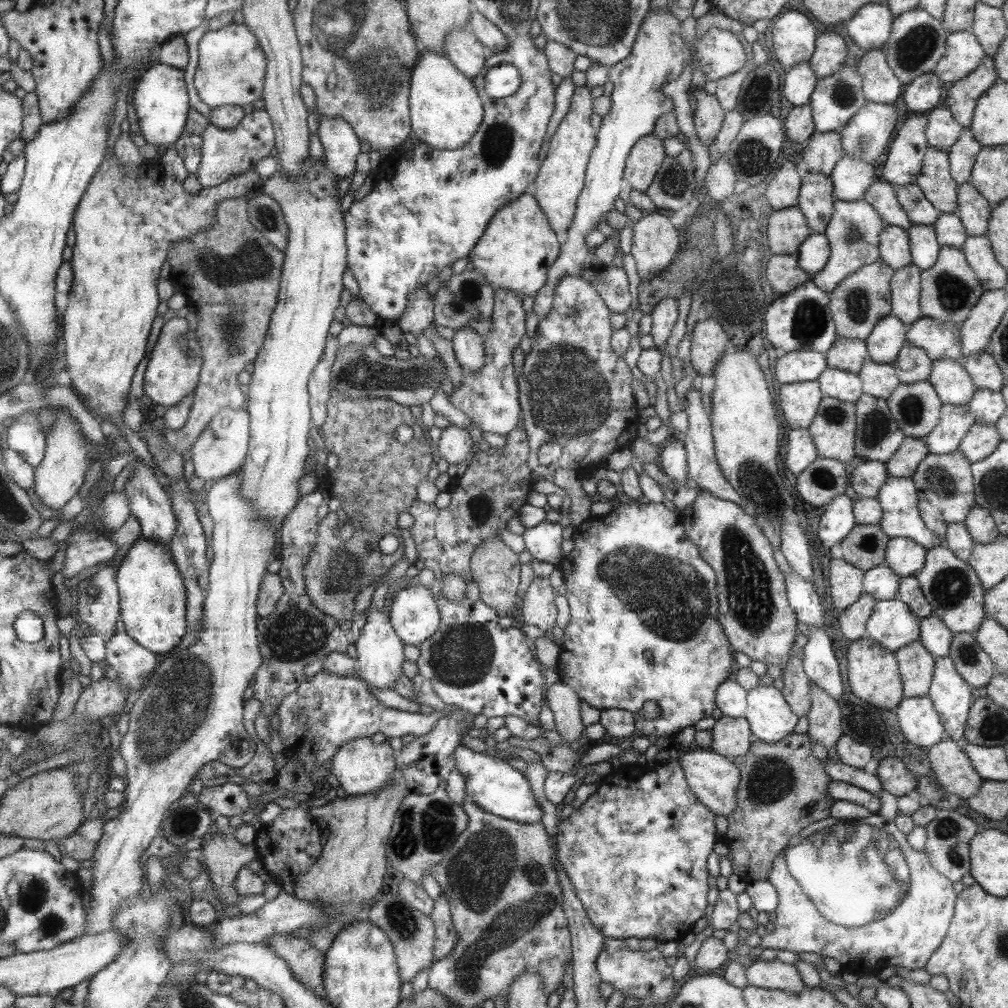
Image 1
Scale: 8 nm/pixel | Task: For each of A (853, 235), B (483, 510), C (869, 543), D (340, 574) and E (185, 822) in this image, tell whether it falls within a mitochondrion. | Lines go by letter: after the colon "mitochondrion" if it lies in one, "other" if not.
A: mitochondrion
B: mitochondrion
C: other
D: mitochondrion
E: mitochondrion

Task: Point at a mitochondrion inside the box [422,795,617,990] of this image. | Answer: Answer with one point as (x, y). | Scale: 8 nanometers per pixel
(463, 873)

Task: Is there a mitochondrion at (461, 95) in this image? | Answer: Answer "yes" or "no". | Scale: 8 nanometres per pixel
no

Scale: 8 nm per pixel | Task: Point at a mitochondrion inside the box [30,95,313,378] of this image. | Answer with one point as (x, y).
(249, 263)

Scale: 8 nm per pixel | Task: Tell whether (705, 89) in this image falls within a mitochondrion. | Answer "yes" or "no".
no

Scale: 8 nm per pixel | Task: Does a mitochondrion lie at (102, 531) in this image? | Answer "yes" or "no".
no

